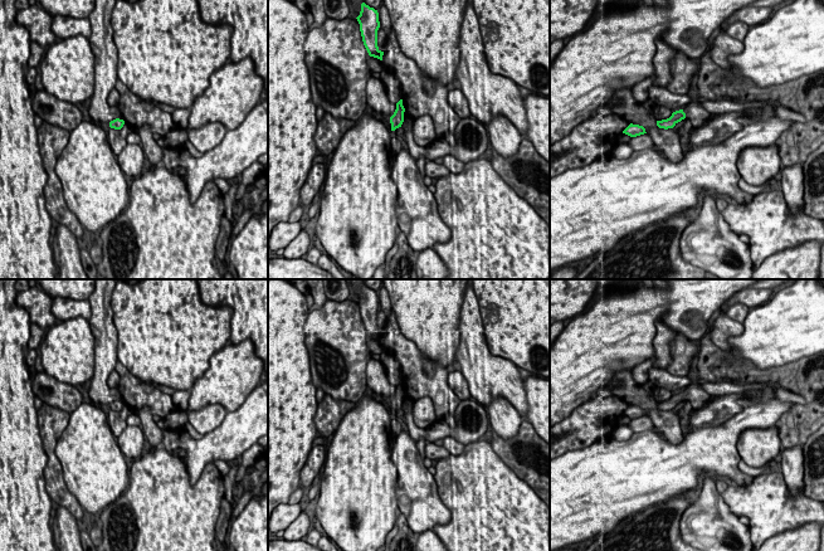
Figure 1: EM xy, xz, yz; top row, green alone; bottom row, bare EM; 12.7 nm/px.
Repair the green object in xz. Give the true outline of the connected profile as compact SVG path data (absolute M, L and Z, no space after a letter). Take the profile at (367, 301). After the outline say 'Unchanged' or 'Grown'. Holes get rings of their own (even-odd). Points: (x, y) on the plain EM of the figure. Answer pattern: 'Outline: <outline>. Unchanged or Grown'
Outline: M362 284L360 297L356 301L369 337L382 342L384 333L377 328L377 312L380 309L377 292Z. Unchanged

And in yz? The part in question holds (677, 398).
Outline: M699 377L692 380L688 386L682 391L673 394L669 400L657 403L657 408L664 411L673 410L684 400L688 400L692 404L693 410L702 408L708 401L710 395L703 390L701 382Z. Grown

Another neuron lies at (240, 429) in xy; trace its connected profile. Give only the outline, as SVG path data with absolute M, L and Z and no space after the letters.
M264 377L259 385L248 395L245 401L235 411L228 411L223 423L213 431L194 439L184 428L164 429L162 447L174 453L176 449L185 452L185 465L190 483L194 486L200 478L204 468L215 460L234 460L243 455L252 445L268 434L268 379Z

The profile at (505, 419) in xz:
M497 396L486 409L489 419L489 429L493 429L498 437L509 439L518 433L523 419L507 399Z

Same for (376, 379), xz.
M372 357L366 366L366 384L374 394L381 394L385 399L391 399L396 386L391 385L386 376L386 370L380 360Z

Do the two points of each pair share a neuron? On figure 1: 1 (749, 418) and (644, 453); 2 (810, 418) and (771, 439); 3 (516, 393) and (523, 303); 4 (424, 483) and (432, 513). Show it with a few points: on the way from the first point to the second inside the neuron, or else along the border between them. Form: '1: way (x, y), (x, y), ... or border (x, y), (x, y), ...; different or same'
1: way (722, 439), (712, 449), (698, 453), (671, 453); same
2: border (779, 422), (779, 438), (781, 443); different
3: border (492, 354), (506, 357), (518, 366); different
4: way (424, 491), (424, 506); same

